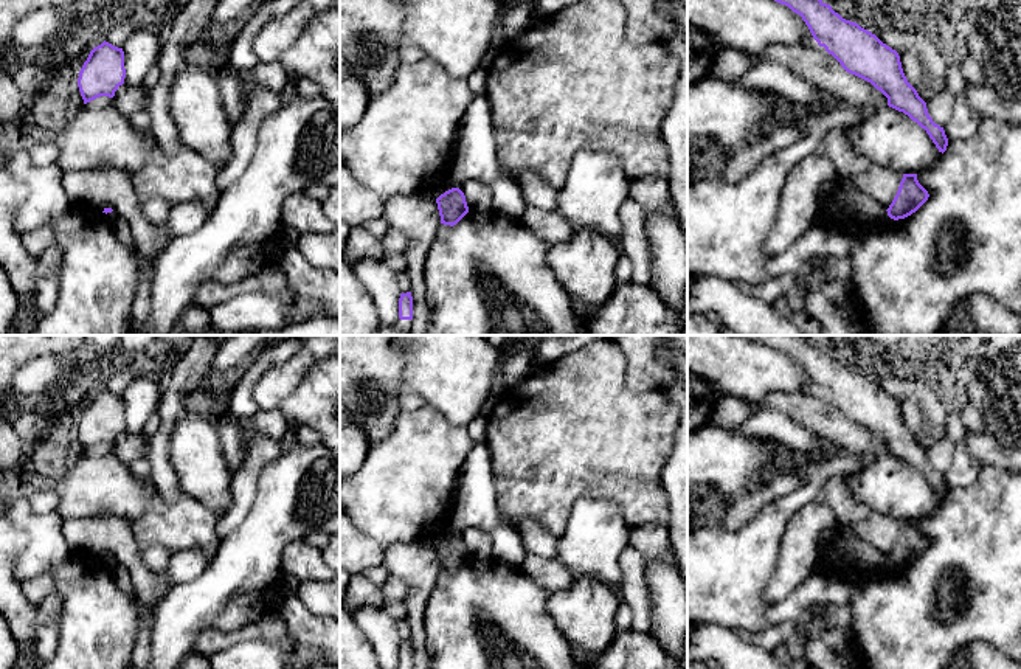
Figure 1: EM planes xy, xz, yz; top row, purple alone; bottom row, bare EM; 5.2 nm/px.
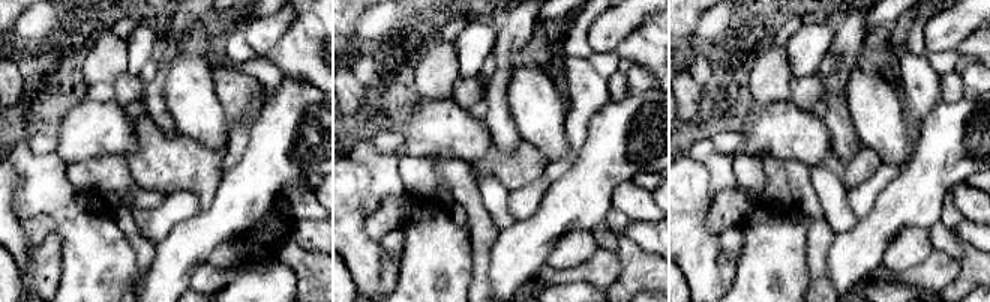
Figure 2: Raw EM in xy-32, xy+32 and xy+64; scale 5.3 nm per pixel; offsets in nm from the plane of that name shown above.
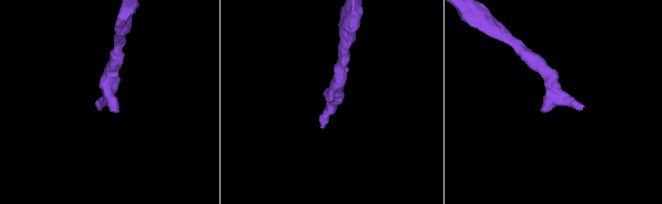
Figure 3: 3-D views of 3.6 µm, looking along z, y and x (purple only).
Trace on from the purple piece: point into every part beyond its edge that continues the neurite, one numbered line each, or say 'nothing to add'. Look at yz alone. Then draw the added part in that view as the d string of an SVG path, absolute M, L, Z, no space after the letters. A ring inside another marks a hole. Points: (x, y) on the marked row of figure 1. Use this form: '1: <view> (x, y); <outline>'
nothing to add

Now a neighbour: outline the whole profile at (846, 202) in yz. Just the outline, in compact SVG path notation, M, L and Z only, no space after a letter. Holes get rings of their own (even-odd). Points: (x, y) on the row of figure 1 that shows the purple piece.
M838 175L821 189L821 205L832 219L843 225L875 224L888 217L888 211L866 194L853 175Z

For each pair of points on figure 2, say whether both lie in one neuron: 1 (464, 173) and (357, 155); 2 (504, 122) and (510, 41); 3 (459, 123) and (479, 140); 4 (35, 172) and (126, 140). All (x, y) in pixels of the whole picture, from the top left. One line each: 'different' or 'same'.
1: different
2: same
3: same
4: different

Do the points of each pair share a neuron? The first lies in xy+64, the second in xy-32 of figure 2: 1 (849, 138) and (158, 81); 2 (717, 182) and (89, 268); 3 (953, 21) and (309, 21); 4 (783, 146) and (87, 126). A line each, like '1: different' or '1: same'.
1: same
2: same
3: different
4: same

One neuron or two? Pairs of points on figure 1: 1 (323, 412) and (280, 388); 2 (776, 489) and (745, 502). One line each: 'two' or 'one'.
1: two
2: one

